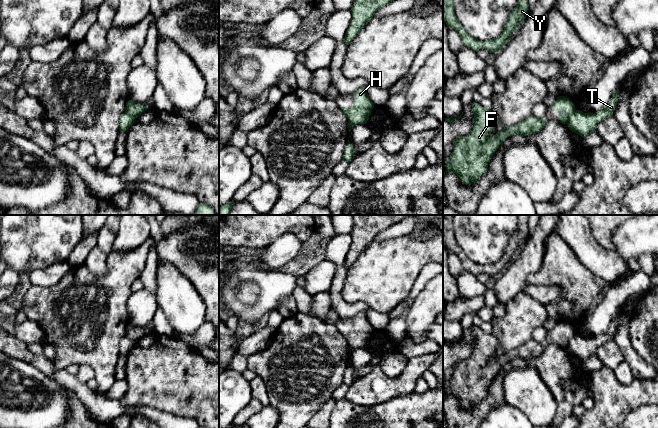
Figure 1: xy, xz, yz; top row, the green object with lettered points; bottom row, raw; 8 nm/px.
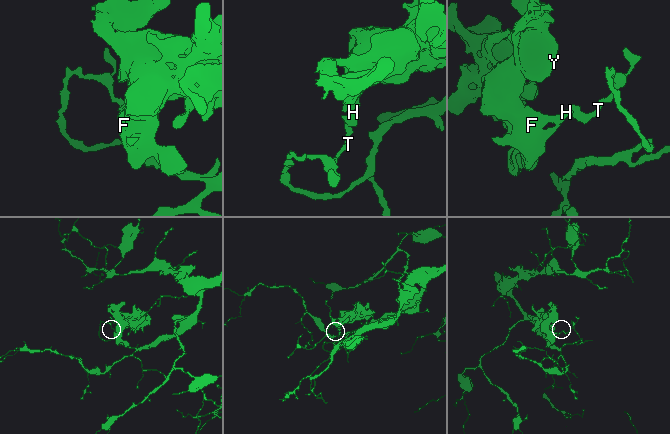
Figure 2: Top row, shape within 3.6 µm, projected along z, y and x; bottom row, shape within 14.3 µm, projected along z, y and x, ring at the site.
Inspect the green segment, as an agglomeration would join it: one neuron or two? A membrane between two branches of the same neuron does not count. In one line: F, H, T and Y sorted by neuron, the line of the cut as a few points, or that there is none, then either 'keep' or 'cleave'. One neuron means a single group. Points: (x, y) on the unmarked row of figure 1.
groups F H Y / T; cut yz (576, 334), (569, 340), (566, 347); cleave

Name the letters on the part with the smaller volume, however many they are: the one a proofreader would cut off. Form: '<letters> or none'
F, H, Y

